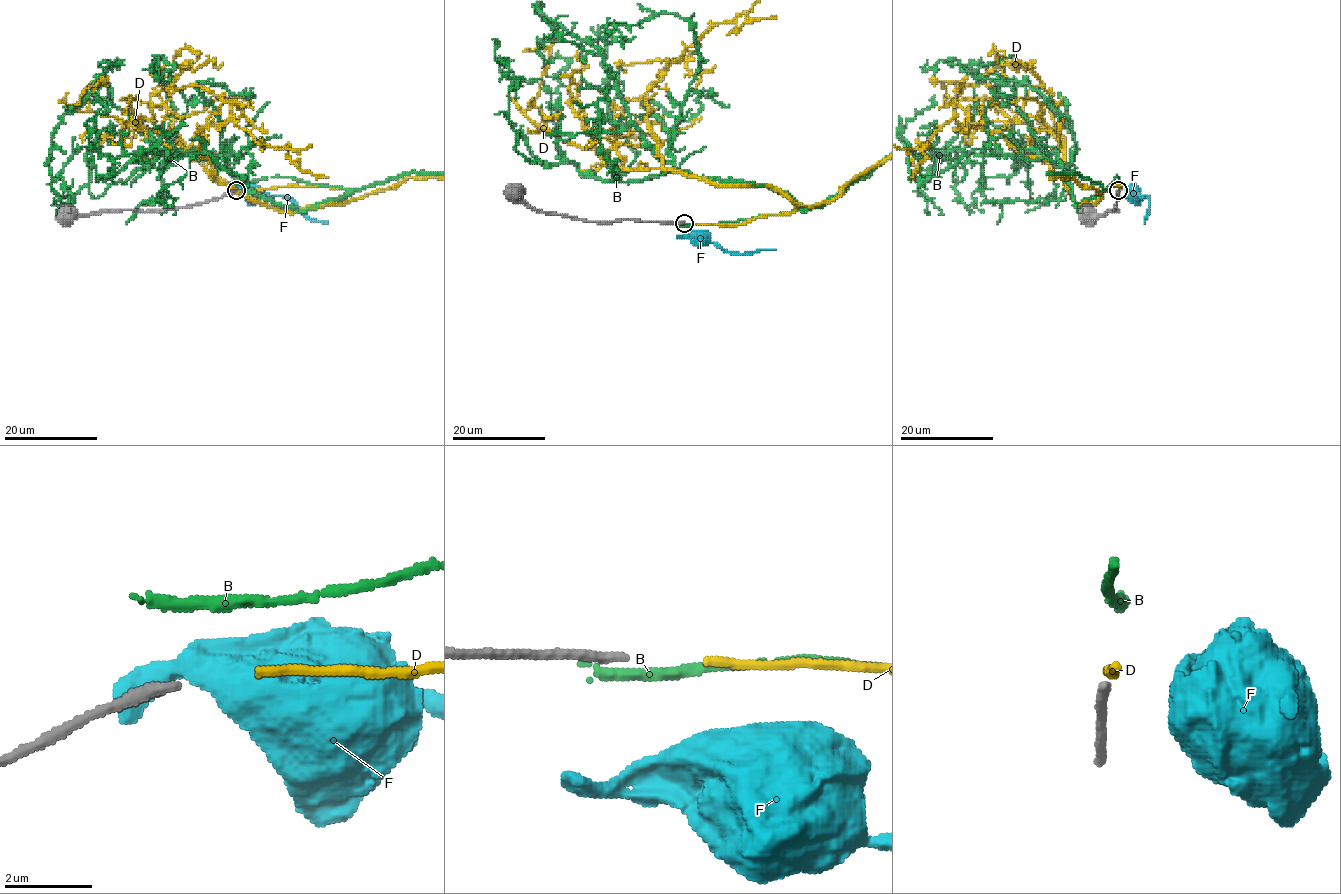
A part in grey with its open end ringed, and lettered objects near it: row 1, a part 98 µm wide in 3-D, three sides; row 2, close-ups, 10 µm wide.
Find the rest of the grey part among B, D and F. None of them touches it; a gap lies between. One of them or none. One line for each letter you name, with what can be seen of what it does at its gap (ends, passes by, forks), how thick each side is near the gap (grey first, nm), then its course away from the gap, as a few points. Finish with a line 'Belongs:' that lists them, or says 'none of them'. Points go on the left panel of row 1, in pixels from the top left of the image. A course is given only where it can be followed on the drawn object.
D: it ends there; 240 nm thick on the grey side, 200 nm on the other
Belongs: D

